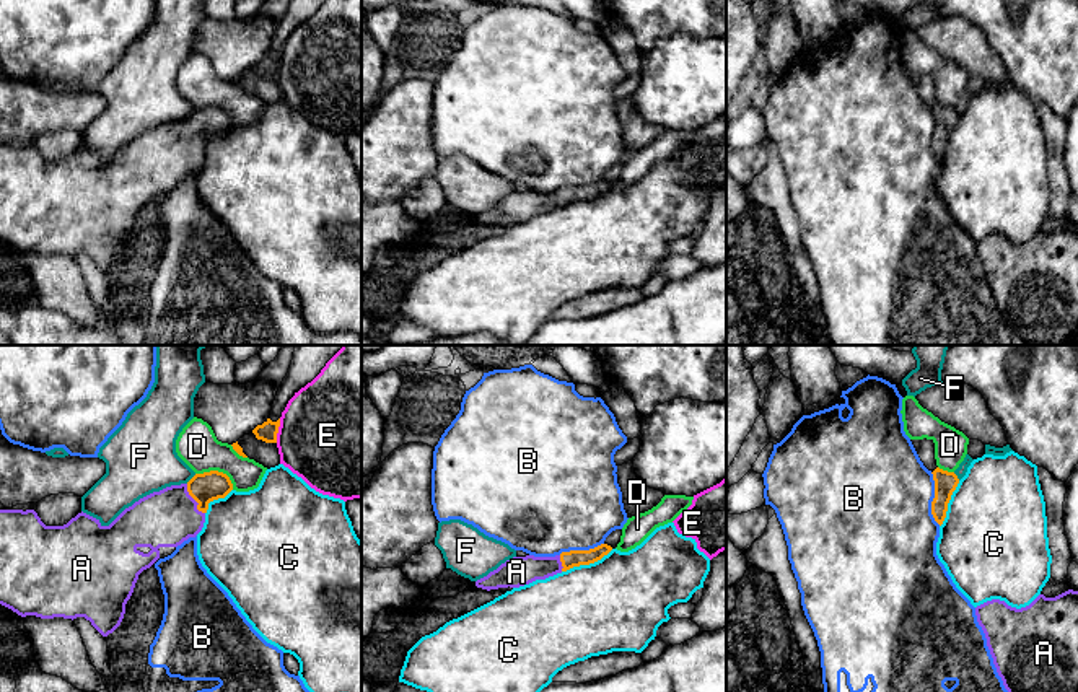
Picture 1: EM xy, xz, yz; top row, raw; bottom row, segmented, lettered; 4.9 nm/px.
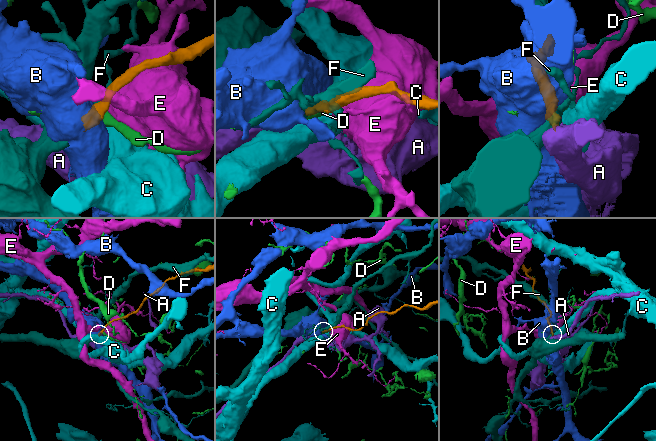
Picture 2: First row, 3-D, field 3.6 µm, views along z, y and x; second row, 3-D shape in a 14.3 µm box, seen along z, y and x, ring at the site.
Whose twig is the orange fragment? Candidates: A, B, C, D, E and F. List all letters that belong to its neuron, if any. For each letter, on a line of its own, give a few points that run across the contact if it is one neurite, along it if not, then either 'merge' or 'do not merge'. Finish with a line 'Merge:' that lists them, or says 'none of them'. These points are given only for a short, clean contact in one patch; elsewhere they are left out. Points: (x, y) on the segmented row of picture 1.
A: line xy (205, 487), (194, 499), (166, 518); merge
B: line yz (930, 473), (933, 481), (932, 516), (940, 525); do not merge
C: line xz (613, 549), (593, 562), (574, 565), (562, 572); do not merge
D: line xy (196, 473), (222, 471), (233, 489); do not merge
E: do not merge
F: line xy (196, 474), (186, 482); do not merge
Merge: A

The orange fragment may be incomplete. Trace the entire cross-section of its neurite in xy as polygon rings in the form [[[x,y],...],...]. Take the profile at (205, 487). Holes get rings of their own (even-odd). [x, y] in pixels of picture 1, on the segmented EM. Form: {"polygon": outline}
{"polygon": [[[223,472],[195,474],[187,484],[140,498],[109,526],[83,511],[64,526],[46,526],[34,510],[0,510],[0,604],[21,617],[85,617],[107,637],[121,625],[138,575],[195,537],[208,503],[231,490]]]}

